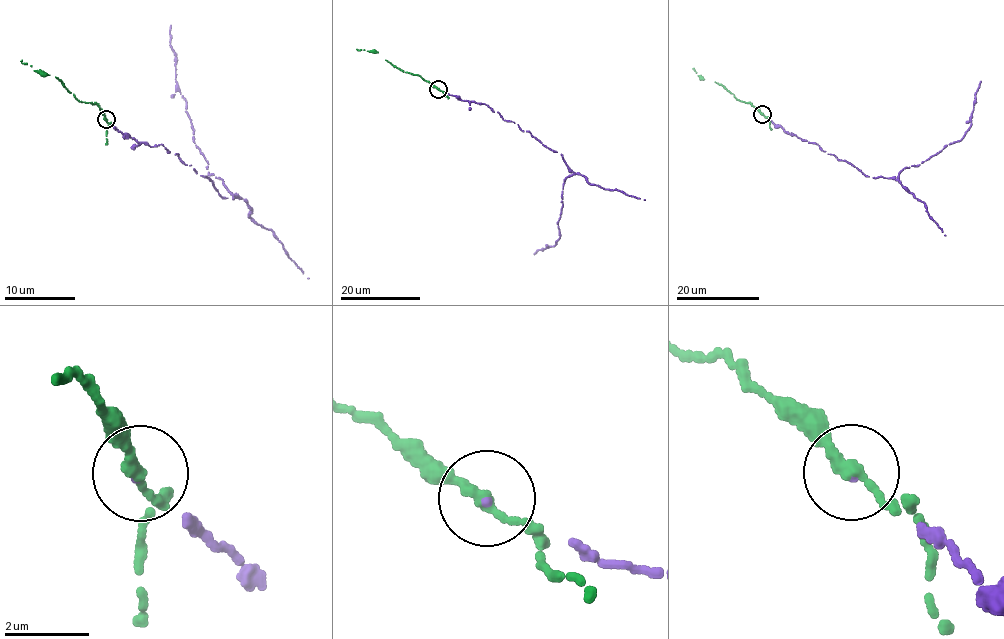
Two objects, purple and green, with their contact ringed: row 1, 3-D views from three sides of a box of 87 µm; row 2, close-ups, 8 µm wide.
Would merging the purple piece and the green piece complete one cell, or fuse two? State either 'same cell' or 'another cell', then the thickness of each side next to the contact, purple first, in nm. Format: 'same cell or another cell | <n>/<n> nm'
same cell | 100/260 nm

